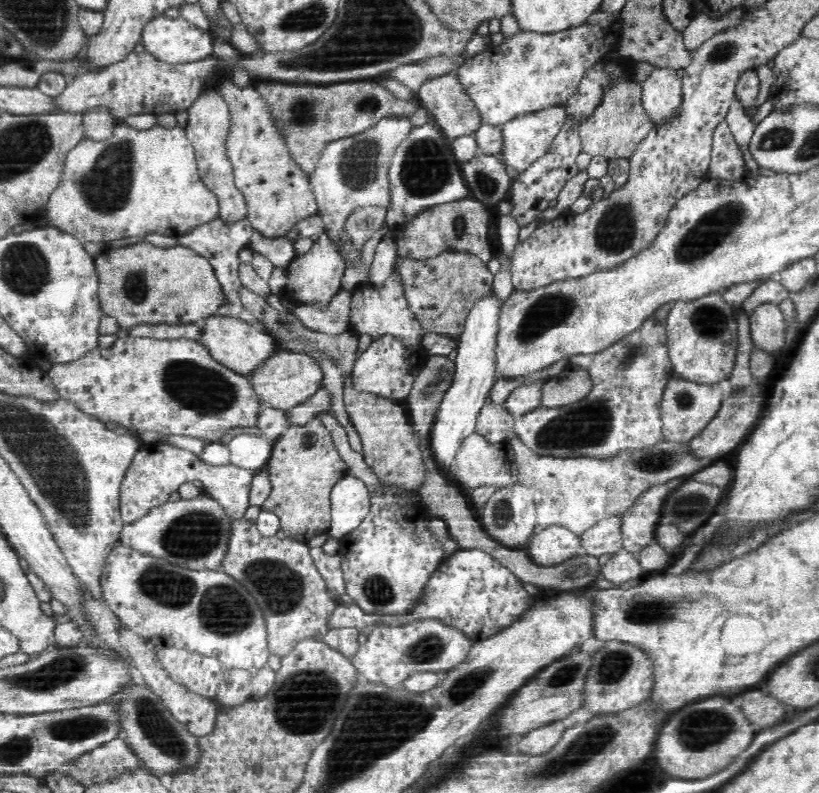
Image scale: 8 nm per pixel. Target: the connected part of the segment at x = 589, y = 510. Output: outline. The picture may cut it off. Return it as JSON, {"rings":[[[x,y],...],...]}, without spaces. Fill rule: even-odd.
{"rings":[[[515,436],[507,443],[517,462],[517,483],[532,489],[535,494],[535,513],[538,528],[552,525],[568,527],[581,535],[608,516],[625,513],[648,488],[669,480],[692,476],[712,464],[712,457],[695,457],[686,441],[663,439],[644,449],[625,449],[614,457],[555,458],[536,455],[524,447]]]}

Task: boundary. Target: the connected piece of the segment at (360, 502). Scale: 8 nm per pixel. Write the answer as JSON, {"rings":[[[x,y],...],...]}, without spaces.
{"rings":[[[346,475],[332,488],[331,491],[330,528],[328,535],[332,538],[345,540],[347,535],[356,530],[368,514],[371,506],[371,493],[364,482],[354,475]]]}

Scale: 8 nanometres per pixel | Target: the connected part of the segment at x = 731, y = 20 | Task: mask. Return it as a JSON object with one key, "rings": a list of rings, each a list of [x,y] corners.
{"rings":[[[733,9],[720,17],[694,13],[692,22],[683,31],[683,42],[686,48],[695,51],[719,32],[740,24],[744,14],[746,12],[740,9]]]}

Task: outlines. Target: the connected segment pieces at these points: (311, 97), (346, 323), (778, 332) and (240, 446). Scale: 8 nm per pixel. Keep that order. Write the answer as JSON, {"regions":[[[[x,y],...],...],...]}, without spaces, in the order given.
{"regions":[[[[345,81],[344,84],[330,85],[258,84],[253,87],[274,109],[275,120],[286,129],[291,155],[308,174],[315,170],[327,143],[359,135],[383,119],[410,118],[420,107],[416,99],[396,98],[382,83],[373,81]]],[[[344,289],[331,301],[326,310],[296,306],[291,312],[304,323],[306,328],[314,332],[338,336],[351,329],[350,302],[352,302],[352,292]]],[[[764,303],[749,315],[750,337],[755,348],[770,353],[784,346],[786,323],[782,313],[780,305]]],[[[240,434],[224,444],[228,449],[231,464],[259,471],[264,469],[272,457],[273,442],[252,434]]]]}

